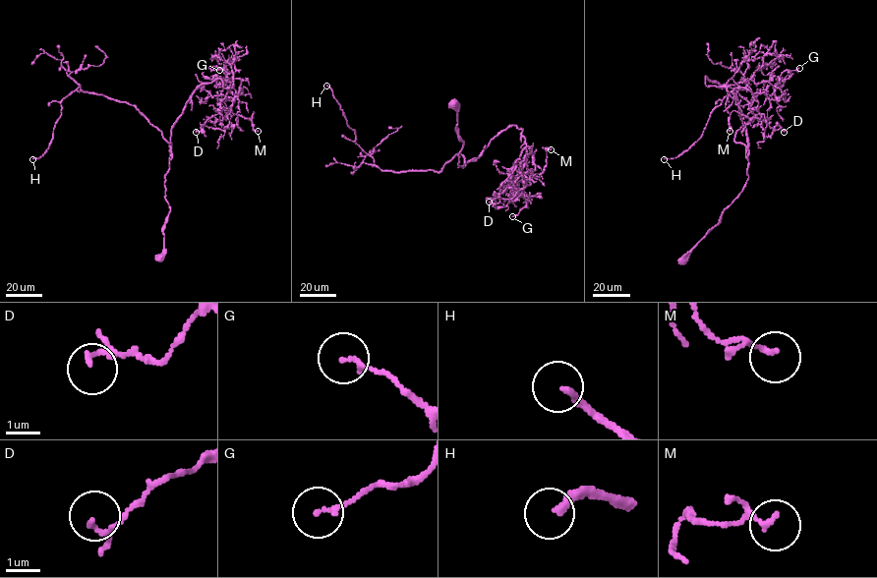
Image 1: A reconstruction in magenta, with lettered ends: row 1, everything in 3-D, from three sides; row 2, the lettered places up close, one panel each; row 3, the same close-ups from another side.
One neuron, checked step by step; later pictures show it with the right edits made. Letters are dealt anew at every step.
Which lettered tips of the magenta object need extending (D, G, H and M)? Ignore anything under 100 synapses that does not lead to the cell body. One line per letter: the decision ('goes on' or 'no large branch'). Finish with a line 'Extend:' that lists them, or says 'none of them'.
D: no large branch
G: no large branch
H: goes on
M: no large branch
Extend: H

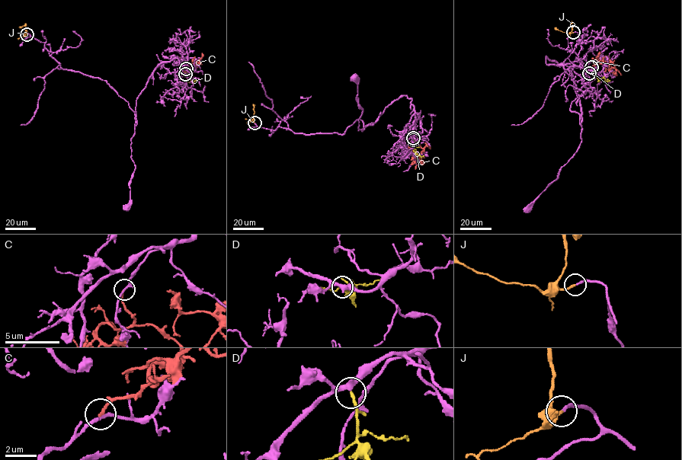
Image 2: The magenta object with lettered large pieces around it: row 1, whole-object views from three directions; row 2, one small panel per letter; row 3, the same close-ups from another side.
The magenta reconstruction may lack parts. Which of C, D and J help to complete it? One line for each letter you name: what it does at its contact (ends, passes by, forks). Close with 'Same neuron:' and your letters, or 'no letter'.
D: It ends there
J: It ends there
Same neuron: D, J

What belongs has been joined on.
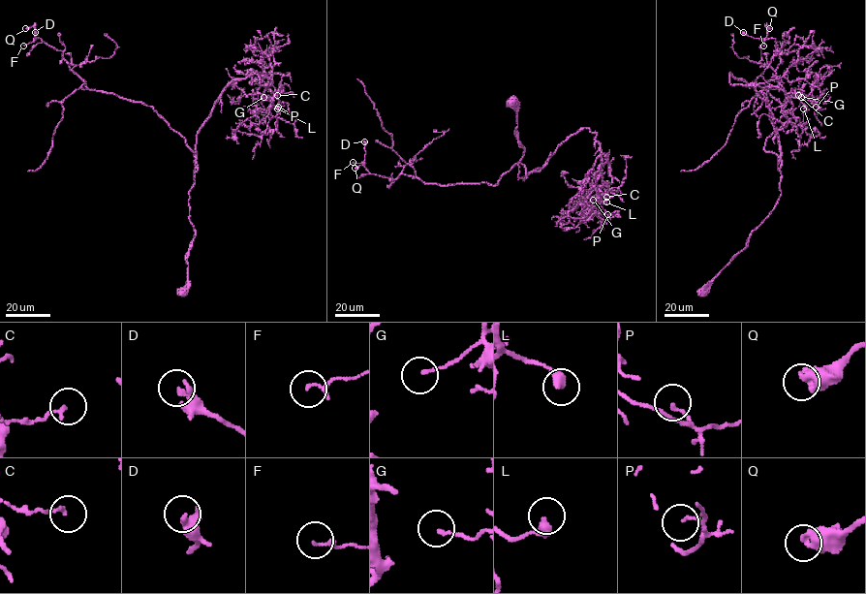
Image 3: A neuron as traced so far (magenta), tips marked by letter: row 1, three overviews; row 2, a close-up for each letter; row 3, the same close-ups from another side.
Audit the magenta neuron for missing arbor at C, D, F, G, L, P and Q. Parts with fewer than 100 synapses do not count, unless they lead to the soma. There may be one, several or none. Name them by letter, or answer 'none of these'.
none of these

